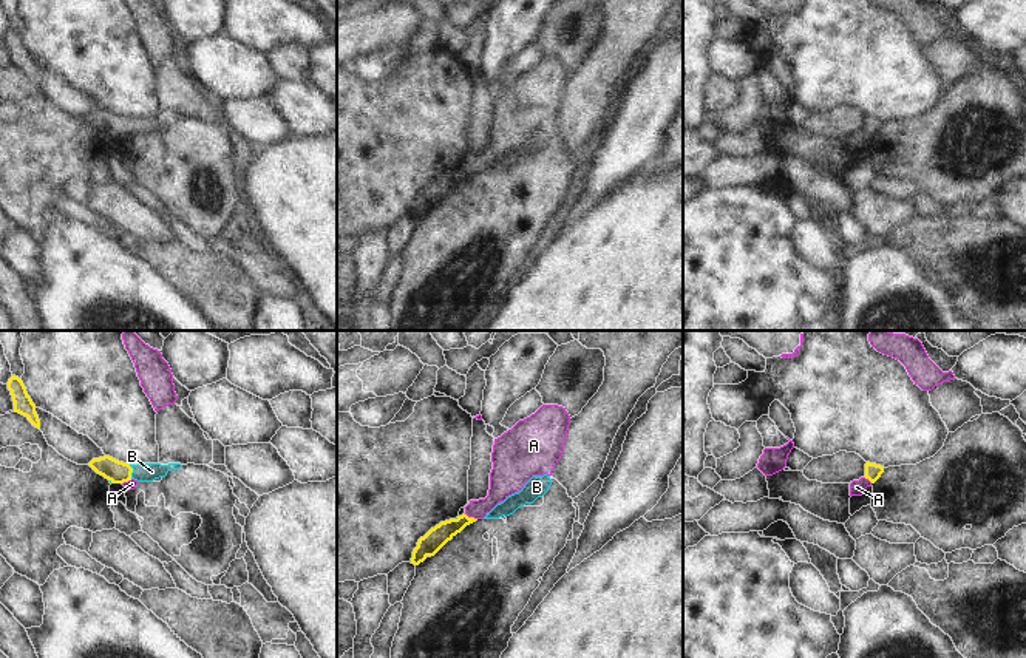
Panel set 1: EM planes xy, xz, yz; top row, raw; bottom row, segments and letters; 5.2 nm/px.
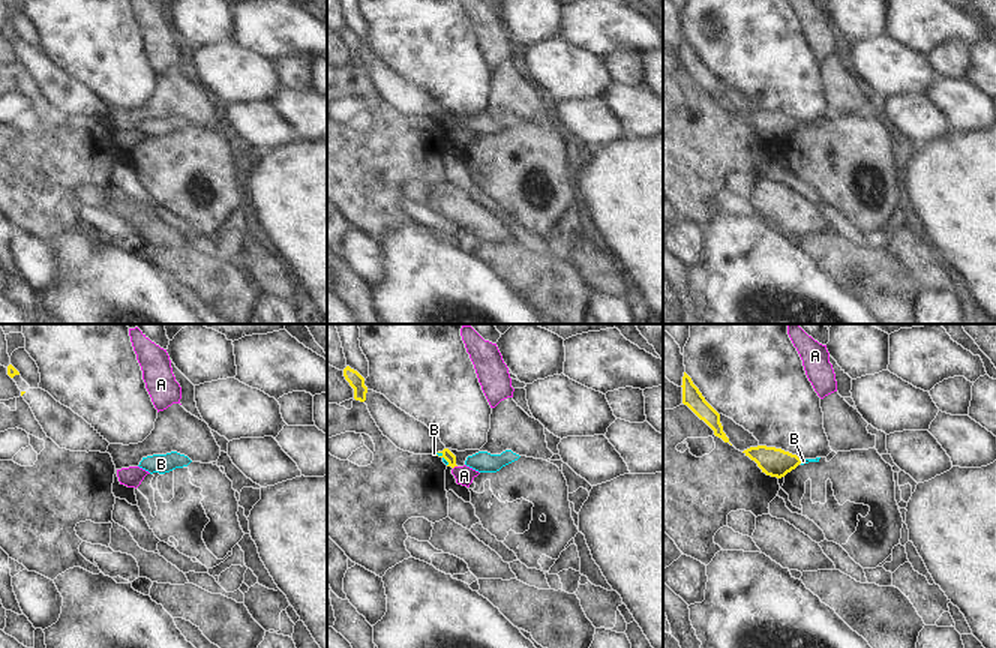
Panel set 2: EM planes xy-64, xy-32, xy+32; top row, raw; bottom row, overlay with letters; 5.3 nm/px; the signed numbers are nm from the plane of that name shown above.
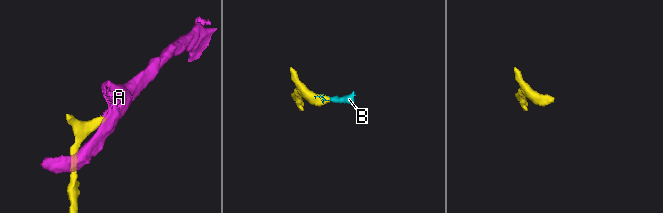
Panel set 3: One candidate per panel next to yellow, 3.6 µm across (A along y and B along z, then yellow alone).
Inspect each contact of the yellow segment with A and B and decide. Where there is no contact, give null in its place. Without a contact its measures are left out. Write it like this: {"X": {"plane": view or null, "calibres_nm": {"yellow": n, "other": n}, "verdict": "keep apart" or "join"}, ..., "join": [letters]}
{"A": {"plane": "xz", "calibres_nm": {"yellow": 110, "other": 150}, "verdict": "keep apart"}, "B": {"plane": "xy", "calibres_nm": {"yellow": 120, "other": 100}, "verdict": "join"}, "join": ["B"]}

